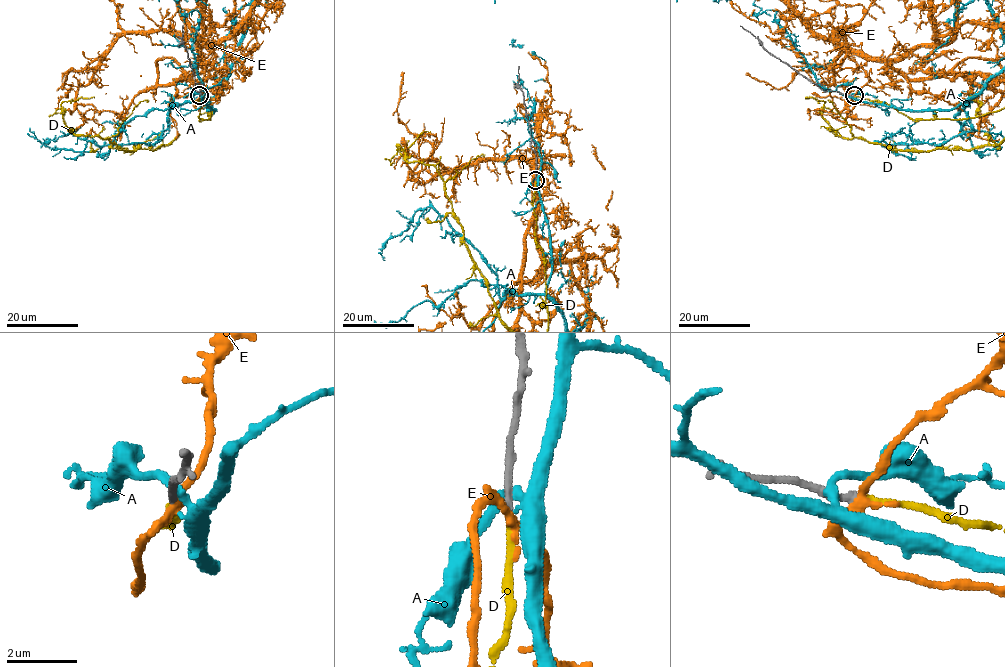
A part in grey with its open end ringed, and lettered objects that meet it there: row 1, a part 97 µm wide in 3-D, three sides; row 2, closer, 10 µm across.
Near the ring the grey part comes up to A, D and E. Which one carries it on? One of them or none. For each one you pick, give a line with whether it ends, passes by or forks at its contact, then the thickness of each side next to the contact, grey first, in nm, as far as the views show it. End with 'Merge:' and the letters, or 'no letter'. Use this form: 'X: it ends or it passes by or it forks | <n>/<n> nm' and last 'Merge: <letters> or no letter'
D: it ends | 220/190 nm
Merge: D

